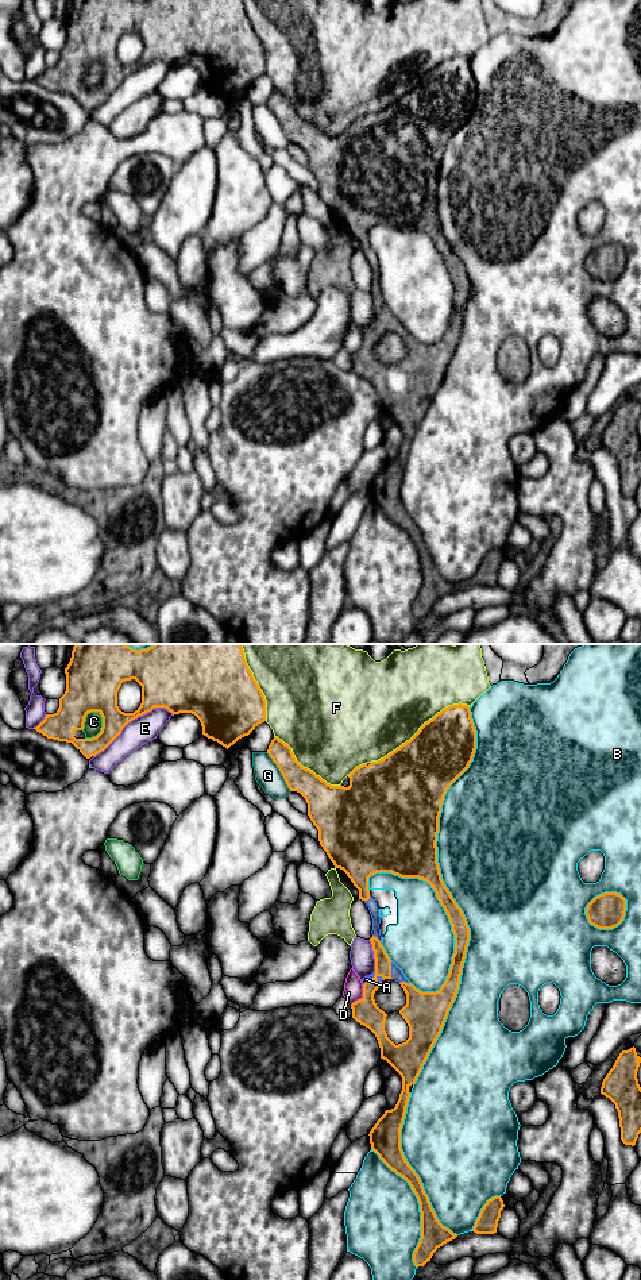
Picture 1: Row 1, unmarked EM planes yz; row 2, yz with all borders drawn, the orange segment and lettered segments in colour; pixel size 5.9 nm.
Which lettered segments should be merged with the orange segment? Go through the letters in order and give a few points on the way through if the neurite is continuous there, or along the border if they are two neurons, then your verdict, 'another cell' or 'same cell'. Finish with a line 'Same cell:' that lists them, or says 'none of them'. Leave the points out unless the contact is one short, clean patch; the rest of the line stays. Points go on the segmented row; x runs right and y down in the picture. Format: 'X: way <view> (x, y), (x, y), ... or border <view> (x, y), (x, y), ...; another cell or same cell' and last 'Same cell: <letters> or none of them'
A: same cell
B: another cell
C: another cell
D: another cell
E: another cell
F: another cell
G: another cell
Same cell: A

